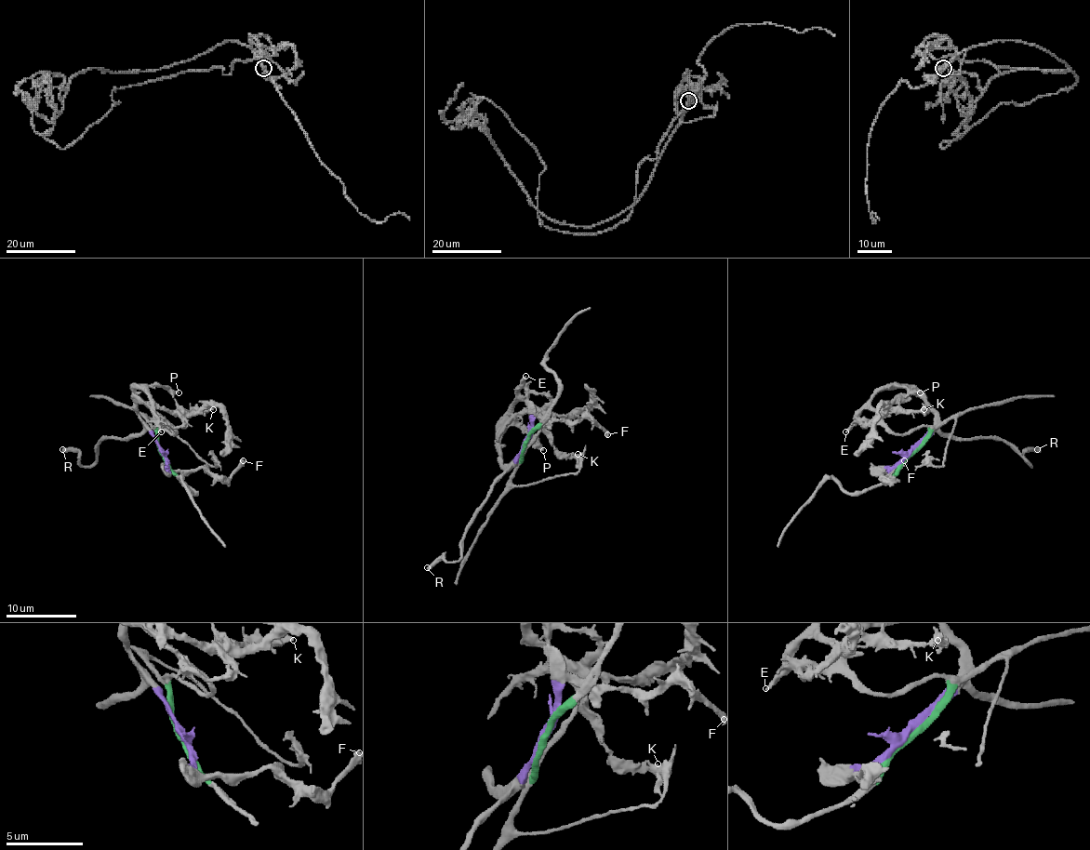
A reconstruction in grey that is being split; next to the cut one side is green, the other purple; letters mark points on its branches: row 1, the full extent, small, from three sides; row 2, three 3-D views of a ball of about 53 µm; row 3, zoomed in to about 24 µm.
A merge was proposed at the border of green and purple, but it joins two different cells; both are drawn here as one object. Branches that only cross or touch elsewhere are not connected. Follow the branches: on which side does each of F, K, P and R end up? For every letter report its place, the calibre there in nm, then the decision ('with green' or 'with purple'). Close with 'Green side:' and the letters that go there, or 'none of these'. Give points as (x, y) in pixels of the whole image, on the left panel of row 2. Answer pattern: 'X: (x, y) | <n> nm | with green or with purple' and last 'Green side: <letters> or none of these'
F: (243, 460) | 480 nm | with purple
K: (213, 409) | 280 nm | with green
P: (179, 392) | 300 nm | with purple
R: (62, 449) | 460 nm | with purple
Green side: K

